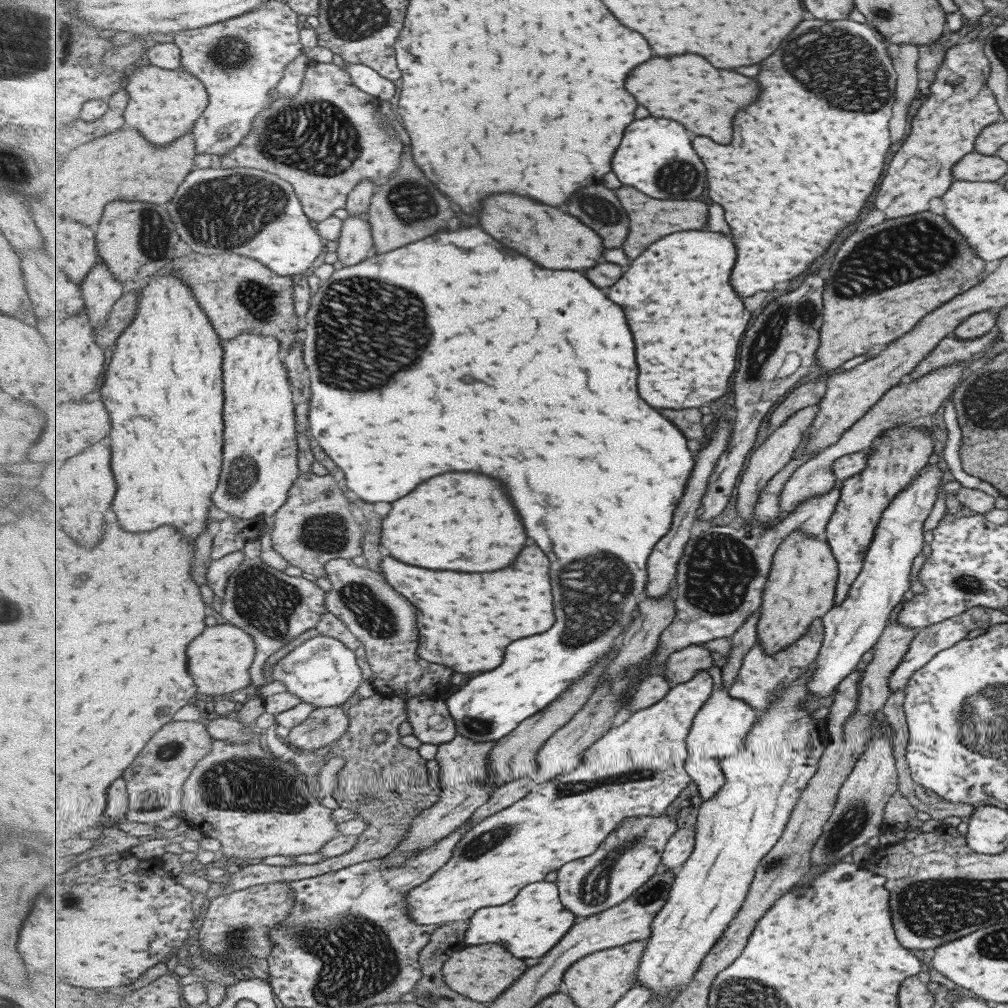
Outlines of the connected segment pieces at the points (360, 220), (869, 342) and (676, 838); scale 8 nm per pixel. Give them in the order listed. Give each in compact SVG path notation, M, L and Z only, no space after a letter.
M367 215L348 216L338 240L338 260L342 266L355 266L374 253L372 226Z
M930 211L885 219L873 224L871 228L851 234L839 246L839 252L835 252L833 262L827 270L829 276L824 282L822 292L822 326L816 364L826 376L851 358L890 344L911 331L924 314L983 280L983 270L985 262L975 255L975 251L963 240L961 233L947 223L943 215Z
M695 826L691 828L679 829L678 832L669 840L665 849L660 870L666 872L677 872L688 862L696 845Z

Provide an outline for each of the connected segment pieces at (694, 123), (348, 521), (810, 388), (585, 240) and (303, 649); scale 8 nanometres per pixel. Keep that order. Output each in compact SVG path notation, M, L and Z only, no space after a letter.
M699 54L653 58L653 62L645 62L645 66L633 70L629 90L637 94L637 100L647 106L653 116L685 122L697 136L709 136L721 144L731 144L735 132L733 120L739 110L751 106L761 96L761 86L755 78L719 70Z
M300 472L297 481L289 488L285 504L275 512L271 527L271 548L288 565L317 578L327 577L325 566L336 558L351 559L365 554L364 532L353 514L353 502L345 498L345 490L337 486L333 474Z
M824 377L816 381L801 385L792 391L787 398L770 414L769 422L776 428L780 428L797 411L818 404L826 392L826 382Z
M511 194L491 198L485 202L485 214L481 214L481 222L489 234L501 238L501 242L507 246L551 270L589 270L603 260L605 243L596 230L591 230L579 218L569 216L559 208L545 206L529 198Z
M317 635L299 647L295 647L279 666L271 668L273 680L287 685L287 691L301 697L303 702L318 707L337 707L345 704L361 686L363 670L357 664L357 656L339 640L325 635Z

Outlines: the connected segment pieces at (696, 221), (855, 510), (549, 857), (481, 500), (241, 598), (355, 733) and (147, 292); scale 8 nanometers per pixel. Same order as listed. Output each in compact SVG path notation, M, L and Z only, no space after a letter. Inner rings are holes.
M623 186L617 190L617 194L621 194L621 202L625 202L625 209L629 212L631 226L633 232L629 234L629 246L625 246L625 252L629 258L639 258L649 246L645 244L653 244L657 240L661 240L663 236L669 236L673 232L681 232L681 230L705 230L705 226L709 224L709 204L699 202L699 200L657 200L651 198L647 194L643 194L637 188L629 188ZM641 236L655 236L655 238L641 238Z
M899 425L881 432L869 451L866 468L842 481L840 500L837 501L835 512L825 530L826 544L839 567L835 588L836 606L848 597L852 582L863 568L864 557L871 545L873 530L876 530L881 512L889 506L895 494L905 490L909 482L922 472L933 452L933 442L925 426L909 428Z
M701 670L689 682L675 684L669 694L653 706L633 712L618 727L613 727L603 738L583 754L583 760L573 772L561 774L536 787L514 806L493 814L464 835L450 862L433 874L431 880L413 888L407 894L409 915L423 926L469 920L479 908L503 906L531 882L541 882L549 872L555 872L567 862L591 856L623 821L632 817L665 816L681 792L693 781L686 762L689 755L688 738L697 714L711 698L719 677L714 672Z
M449 472L441 478L431 478L421 484L413 494L397 500L391 514L385 518L383 526L383 544L391 550L391 556L429 570L455 570L455 572L495 572L507 568L527 542L523 520L517 516L517 510L501 482L485 478L481 474L457 474Z
M261 542L245 546L245 559L229 579L226 596L222 598L220 614L231 624L249 630L259 652L252 664L252 684L255 688L266 686L265 664L283 646L293 642L303 632L315 628L323 614L327 614L326 592L315 582L302 577L289 576L263 562Z
M375 693L368 698L361 698L348 708L350 727L347 733L330 746L333 754L345 758L345 768L339 773L339 782L335 796L336 801L345 809L355 811L356 818L367 821L368 828L360 835L355 848L341 856L327 857L317 864L295 864L291 867L267 866L255 864L247 866L234 874L227 881L229 893L237 892L255 885L277 881L299 881L315 878L321 874L338 872L339 870L384 858L391 854L401 841L405 841L413 820L425 810L432 808L442 798L443 789L440 778L431 780L427 760L419 756L419 750L406 747L401 742L399 728L407 721L407 703L404 696L385 696ZM385 732L387 739L375 742L375 734Z
M162 271L140 284L139 314L118 338L103 384L103 402L113 420L113 472L119 482L117 502L111 504L105 530L113 522L115 510L119 524L129 532L149 532L171 524L183 532L185 542L195 542L210 525L212 497L223 472L224 347L208 314L183 278L167 276Z

